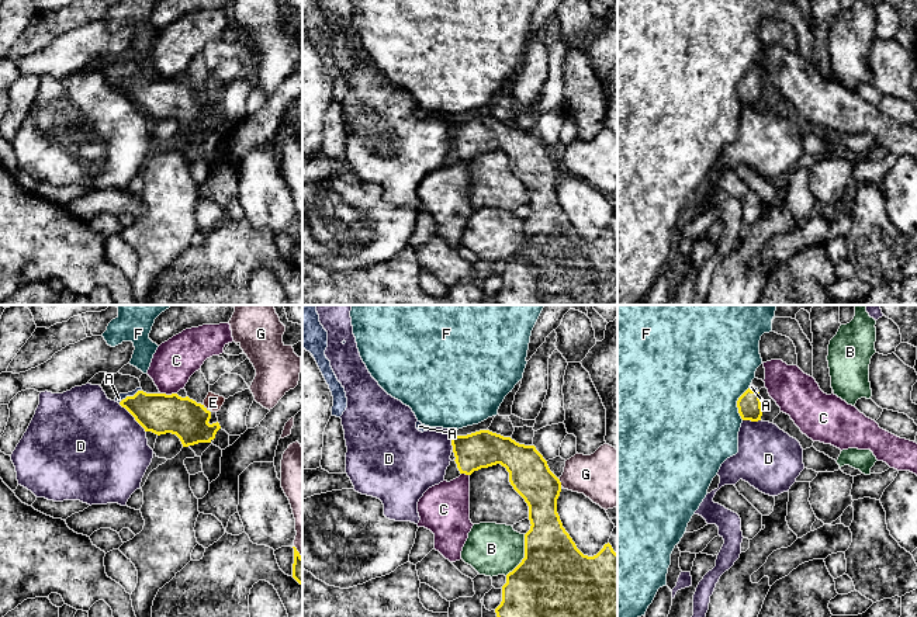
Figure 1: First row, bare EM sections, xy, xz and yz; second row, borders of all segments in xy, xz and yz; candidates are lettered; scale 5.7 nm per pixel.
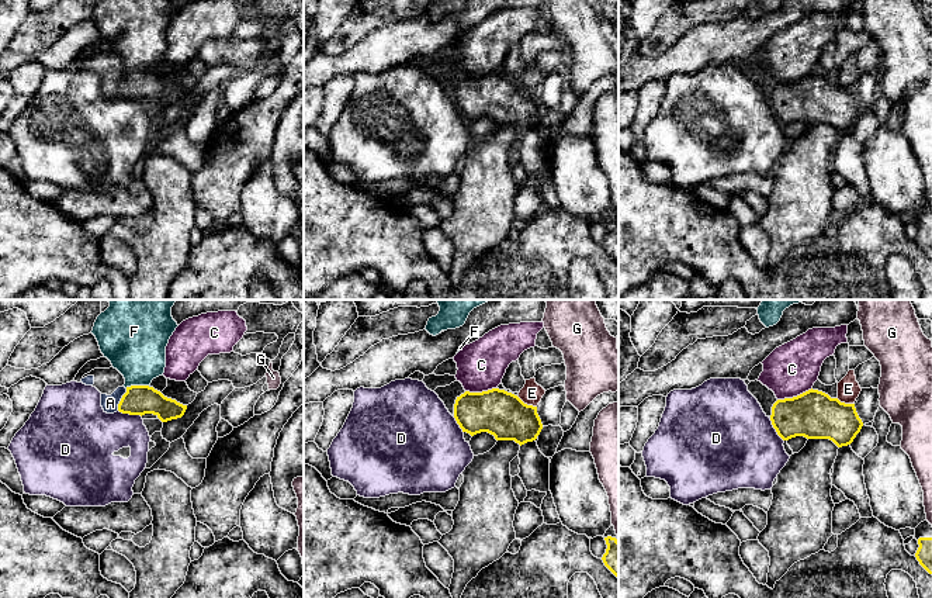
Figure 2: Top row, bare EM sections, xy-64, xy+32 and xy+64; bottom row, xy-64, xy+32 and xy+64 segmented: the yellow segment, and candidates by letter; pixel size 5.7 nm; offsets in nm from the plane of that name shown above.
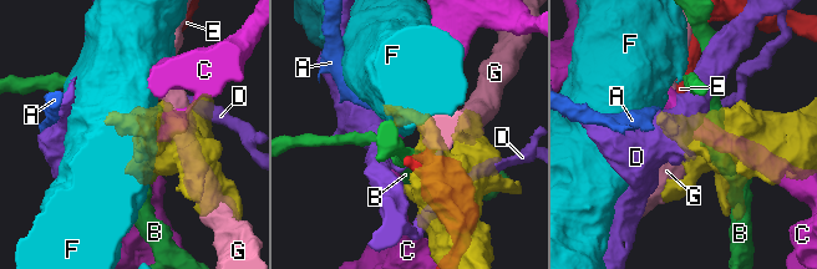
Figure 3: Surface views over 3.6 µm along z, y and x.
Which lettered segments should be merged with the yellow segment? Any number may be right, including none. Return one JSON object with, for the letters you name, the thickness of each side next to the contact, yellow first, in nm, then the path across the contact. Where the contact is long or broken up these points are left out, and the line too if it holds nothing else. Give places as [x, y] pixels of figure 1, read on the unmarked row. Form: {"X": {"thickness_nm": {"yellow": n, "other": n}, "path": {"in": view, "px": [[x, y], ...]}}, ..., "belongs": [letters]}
{"A": {"thickness_nm": {"yellow": 240, "other": 50}, "path": {"in": "xy", "px": [[161, 99], [142, 92], [130, 82], [118, 83]]}}, "belongs": ["A"]}

